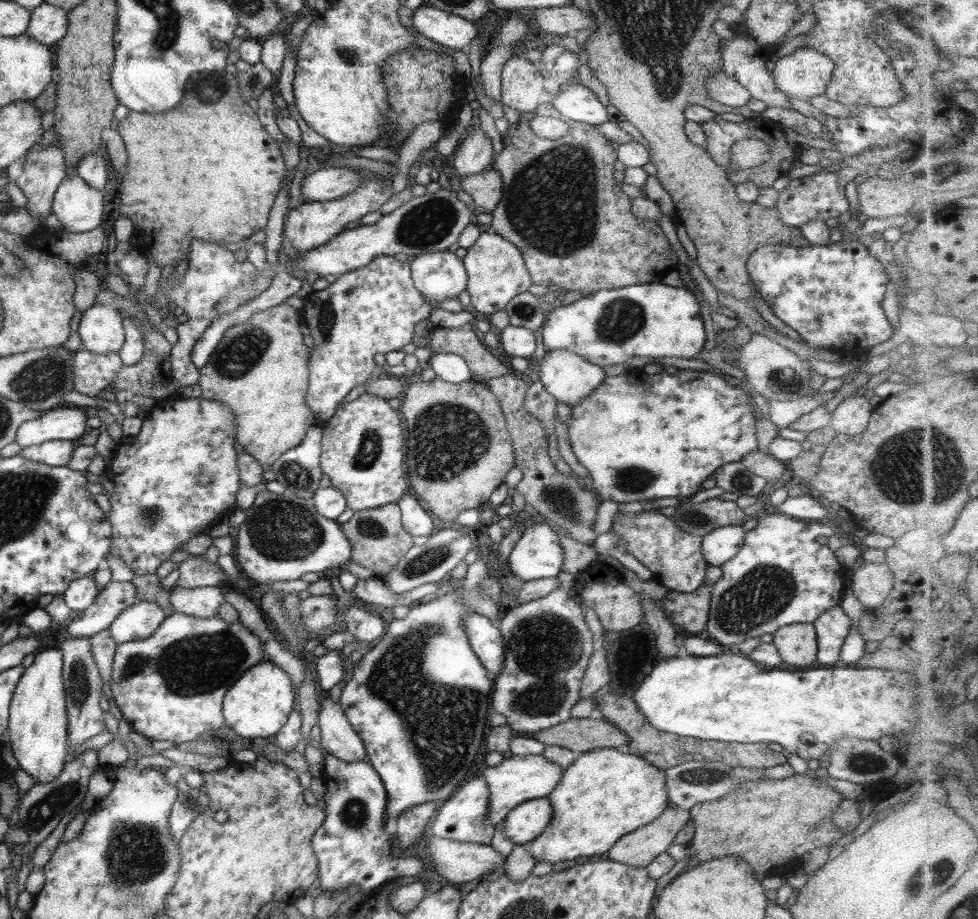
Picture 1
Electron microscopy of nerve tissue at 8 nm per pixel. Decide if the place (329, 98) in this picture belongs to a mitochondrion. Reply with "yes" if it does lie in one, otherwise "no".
no

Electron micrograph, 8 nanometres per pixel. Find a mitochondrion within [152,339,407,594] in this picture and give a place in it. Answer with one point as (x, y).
(284, 528)

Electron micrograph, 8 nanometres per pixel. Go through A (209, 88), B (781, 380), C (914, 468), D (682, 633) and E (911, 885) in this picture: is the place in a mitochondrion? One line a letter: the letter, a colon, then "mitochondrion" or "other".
A: mitochondrion
B: mitochondrion
C: mitochondrion
D: other
E: mitochondrion

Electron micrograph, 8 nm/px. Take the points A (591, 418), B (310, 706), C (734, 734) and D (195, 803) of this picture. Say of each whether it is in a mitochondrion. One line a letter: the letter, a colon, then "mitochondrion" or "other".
A: other
B: other
C: other
D: mitochondrion

